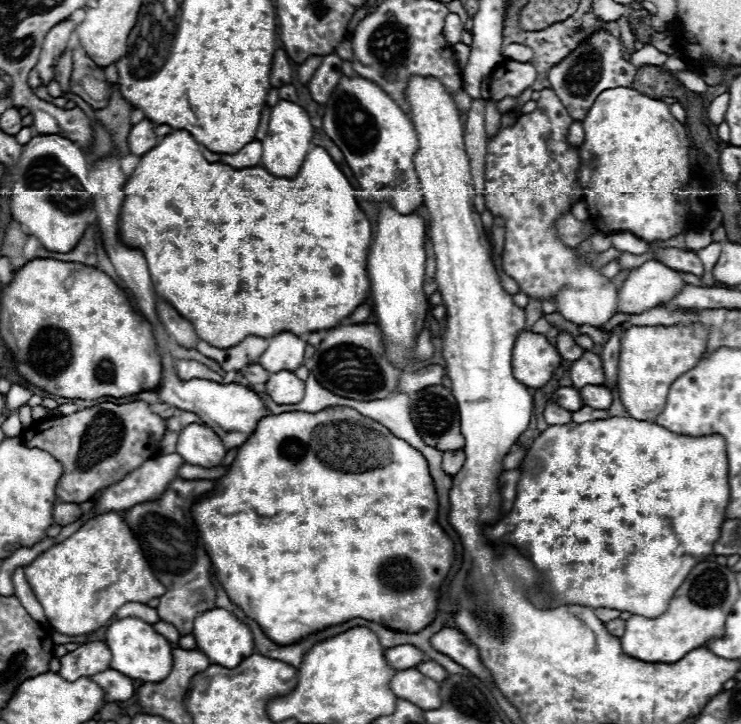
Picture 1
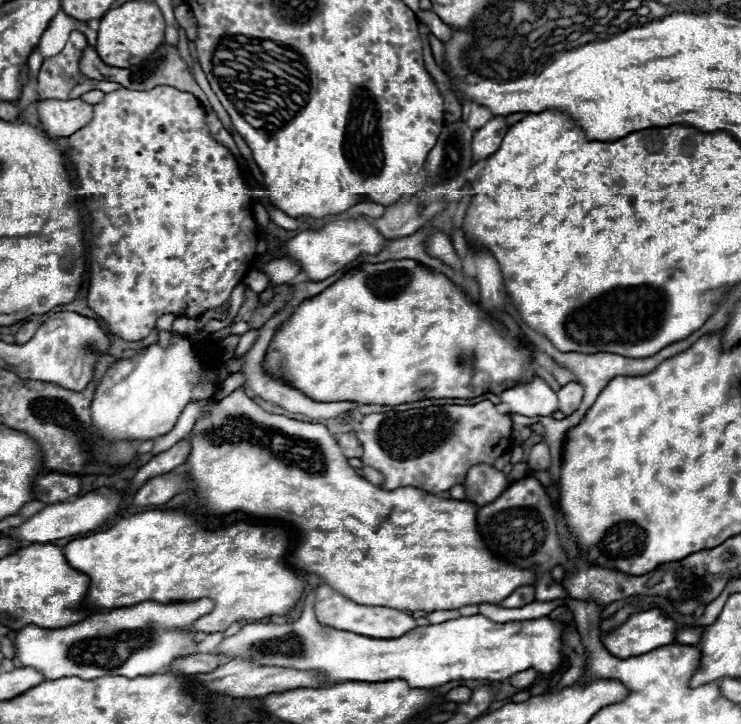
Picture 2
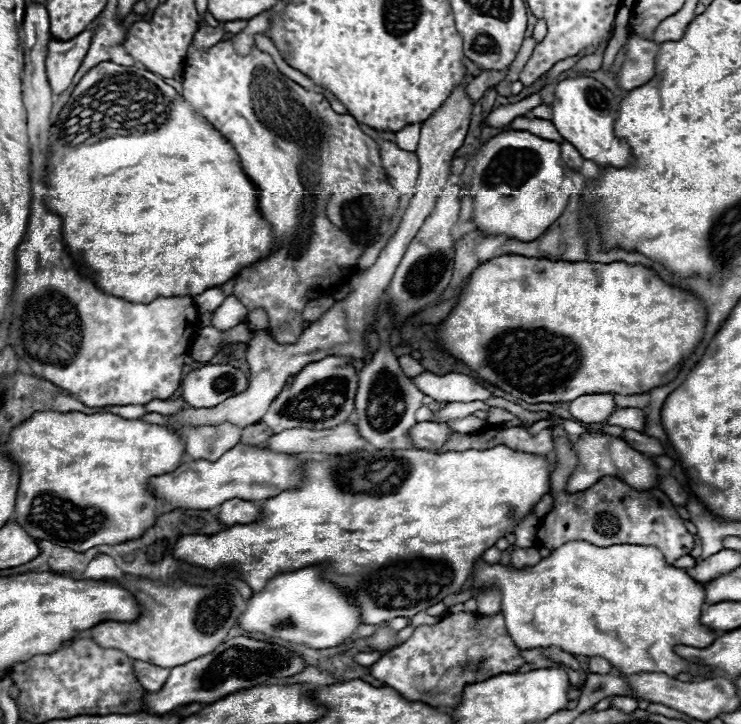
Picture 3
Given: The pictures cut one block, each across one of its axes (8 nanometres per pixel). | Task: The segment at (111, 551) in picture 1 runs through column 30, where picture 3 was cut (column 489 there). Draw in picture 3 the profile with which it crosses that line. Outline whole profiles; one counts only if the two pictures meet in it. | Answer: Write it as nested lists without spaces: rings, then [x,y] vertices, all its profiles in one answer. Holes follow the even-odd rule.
[[[574,540],[574,542],[566,542],[562,546],[558,546],[556,550],[550,552],[550,556],[542,558],[536,566],[524,566],[524,568],[510,568],[504,564],[488,564],[484,560],[480,560],[476,564],[474,570],[474,588],[476,590],[484,590],[484,588],[498,588],[502,592],[502,612],[506,618],[506,628],[508,634],[512,636],[514,644],[520,650],[528,650],[528,648],[548,648],[548,646],[556,646],[564,652],[572,652],[572,654],[580,654],[580,656],[602,656],[606,660],[612,662],[612,666],[624,674],[640,674],[640,672],[664,672],[668,676],[676,676],[684,670],[692,672],[692,668],[688,668],[688,662],[680,660],[680,656],[674,654],[674,646],[684,644],[684,646],[708,646],[712,644],[720,632],[714,632],[710,628],[704,628],[700,624],[700,610],[704,606],[704,586],[700,582],[694,582],[682,568],[674,568],[670,566],[664,556],[660,554],[660,550],[656,548],[648,548],[648,546],[638,546],[638,544],[612,544],[612,546],[596,546],[590,544],[586,540]]]

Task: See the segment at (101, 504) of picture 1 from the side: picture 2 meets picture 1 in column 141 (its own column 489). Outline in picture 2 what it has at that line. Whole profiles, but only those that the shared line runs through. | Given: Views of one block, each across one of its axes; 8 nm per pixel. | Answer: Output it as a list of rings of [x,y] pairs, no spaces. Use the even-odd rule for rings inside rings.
[[[476,464],[468,472],[464,488],[466,488],[466,500],[484,506],[496,500],[496,496],[500,496],[508,488],[508,478],[494,466]]]

